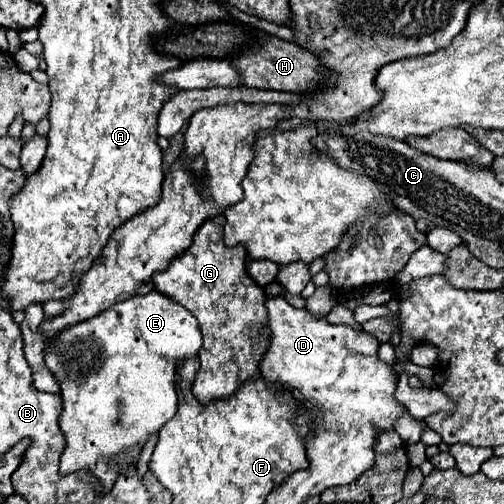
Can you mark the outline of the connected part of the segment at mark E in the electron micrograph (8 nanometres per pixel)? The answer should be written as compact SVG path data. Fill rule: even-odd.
M159 291L131 297L91 319L63 329L63 333L59 333L43 351L45 365L55 375L63 399L59 427L65 437L65 451L59 461L59 473L67 475L79 469L87 469L99 479L101 493L107 493L117 479L117 473L113 471L131 467L139 459L139 447L143 447L147 439L177 413L177 361L179 357L195 357L199 347L201 331L197 327L197 319L191 315L191 311L173 299L163 297ZM129 447L135 449L127 453L123 461L117 461L117 455Z

